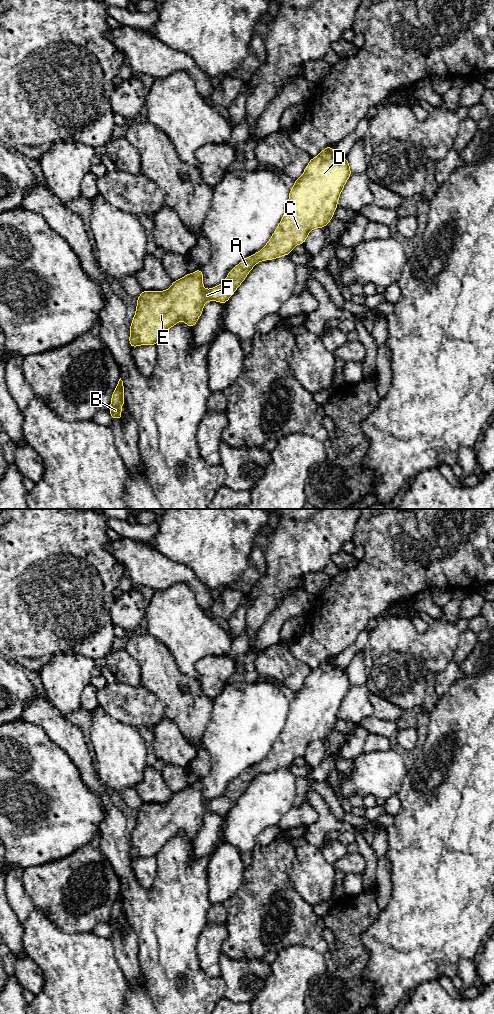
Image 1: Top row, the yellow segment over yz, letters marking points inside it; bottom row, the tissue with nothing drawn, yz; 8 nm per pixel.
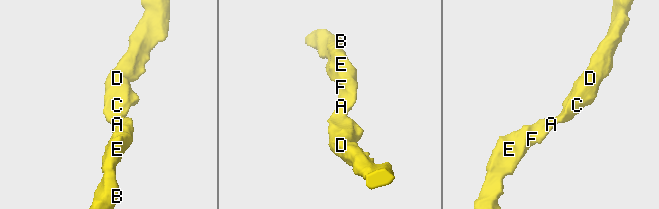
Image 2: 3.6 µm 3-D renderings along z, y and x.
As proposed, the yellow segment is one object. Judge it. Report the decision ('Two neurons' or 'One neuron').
One neuron

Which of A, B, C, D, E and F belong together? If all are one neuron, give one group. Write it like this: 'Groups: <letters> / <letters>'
Groups: A B C D E F

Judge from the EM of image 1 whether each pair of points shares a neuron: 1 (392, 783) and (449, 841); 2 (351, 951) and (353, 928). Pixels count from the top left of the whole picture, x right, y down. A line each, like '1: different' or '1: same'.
1: different
2: same

